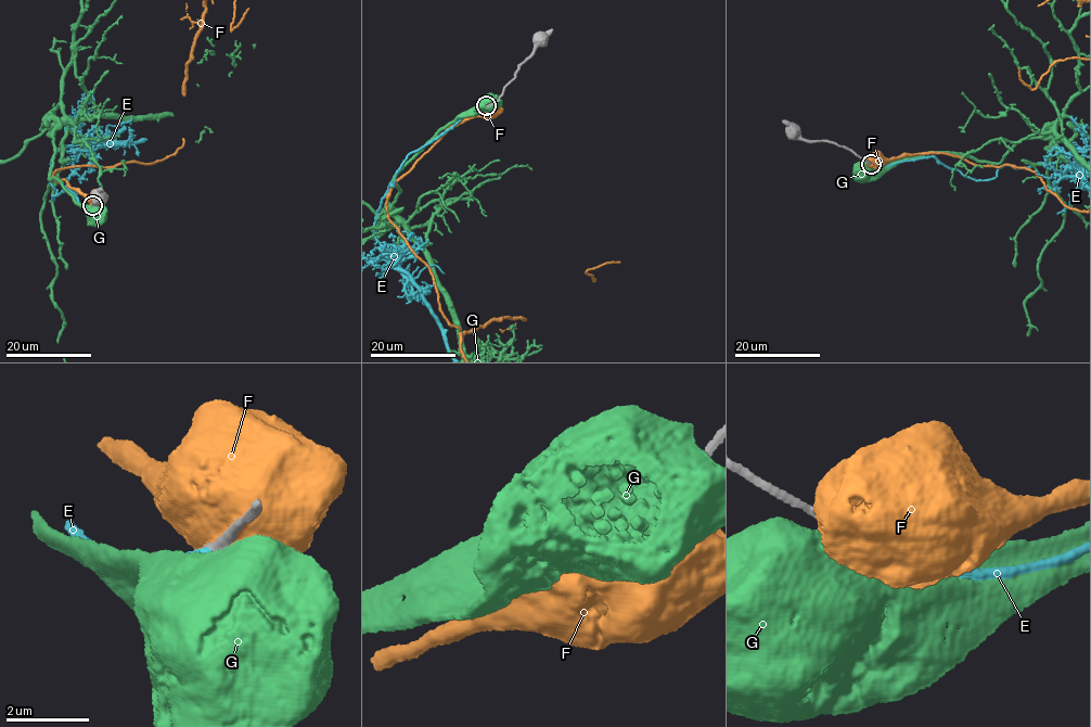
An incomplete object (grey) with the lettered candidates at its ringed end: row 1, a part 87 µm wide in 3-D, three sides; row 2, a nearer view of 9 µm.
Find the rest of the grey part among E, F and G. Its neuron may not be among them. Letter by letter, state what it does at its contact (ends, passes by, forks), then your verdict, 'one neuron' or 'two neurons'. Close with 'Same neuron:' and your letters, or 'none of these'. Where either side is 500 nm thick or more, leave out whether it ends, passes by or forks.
E: it ends; two neurons
F: two neurons
G: two neurons
Same neuron: none of these

